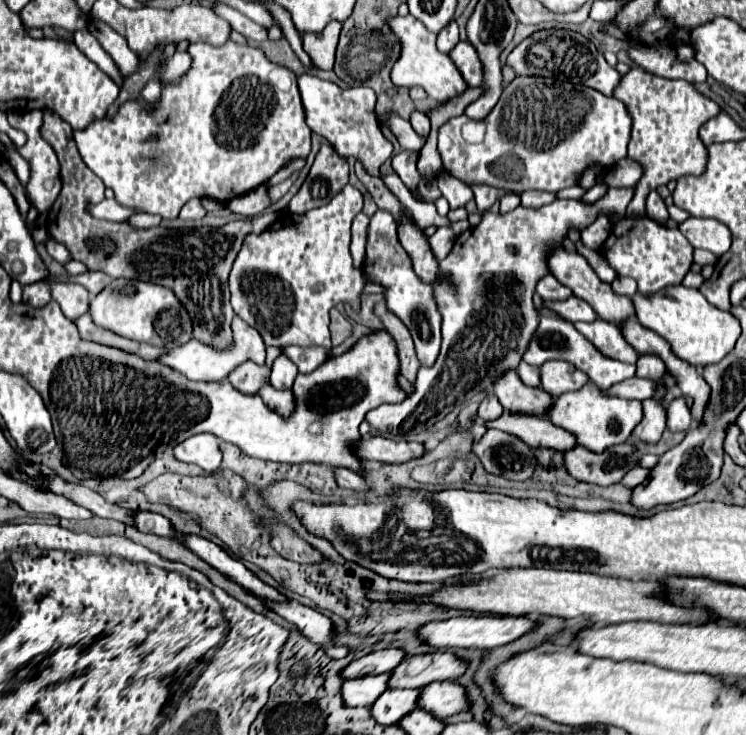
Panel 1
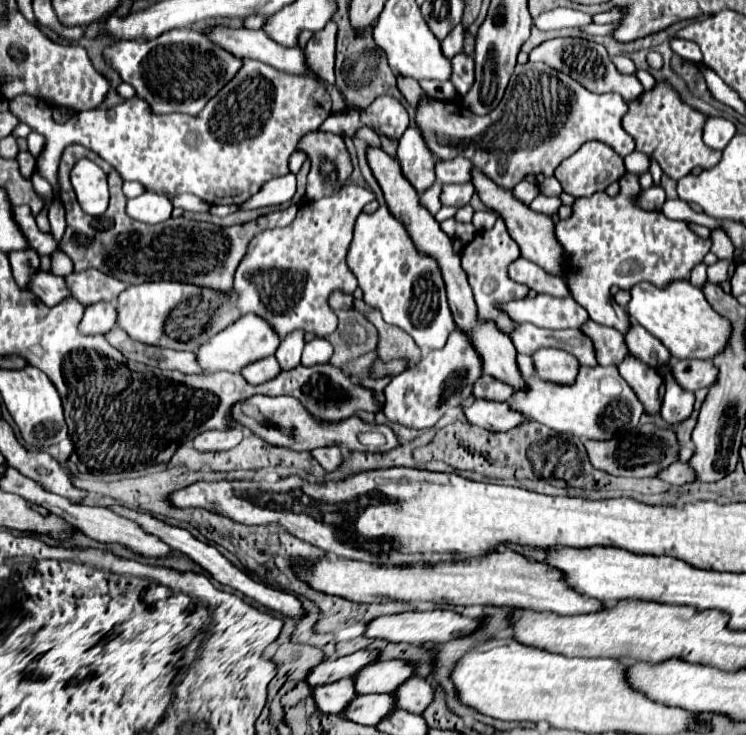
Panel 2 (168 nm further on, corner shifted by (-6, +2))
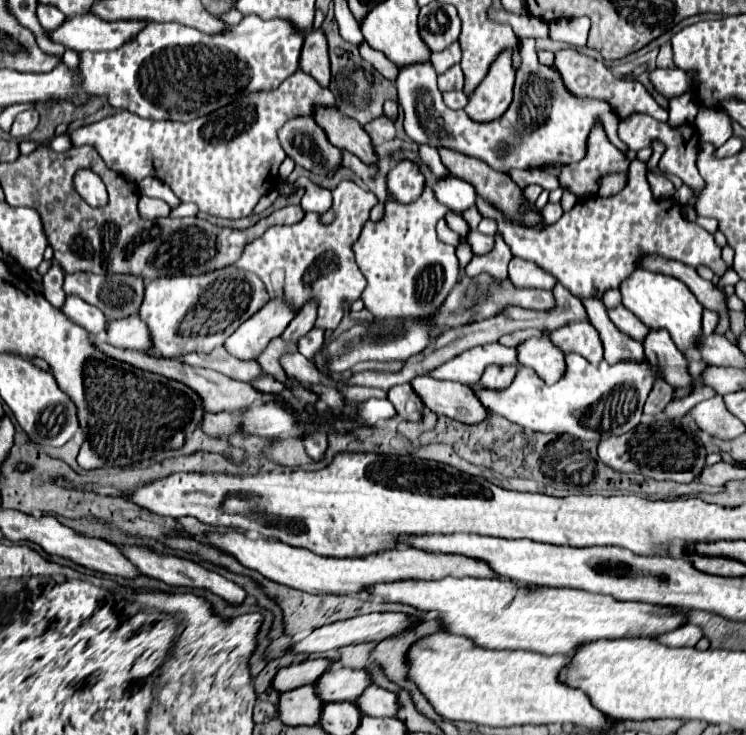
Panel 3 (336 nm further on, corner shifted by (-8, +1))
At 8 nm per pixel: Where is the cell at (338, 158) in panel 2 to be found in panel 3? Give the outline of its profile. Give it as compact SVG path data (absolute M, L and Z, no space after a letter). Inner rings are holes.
M312 116L288 120L288 126L282 126L278 138L284 152L312 174L332 178L342 168L342 150L328 142L328 136Z

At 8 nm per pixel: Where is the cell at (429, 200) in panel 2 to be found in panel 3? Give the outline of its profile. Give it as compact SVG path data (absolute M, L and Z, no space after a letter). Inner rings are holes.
M426 188L422 196L410 204L388 200L384 218L380 218L380 222L368 220L362 226L352 250L368 282L362 300L374 318L432 318L444 304L444 298L448 298L458 280L454 246L440 242L434 230L446 212L450 210L436 200L434 190Z

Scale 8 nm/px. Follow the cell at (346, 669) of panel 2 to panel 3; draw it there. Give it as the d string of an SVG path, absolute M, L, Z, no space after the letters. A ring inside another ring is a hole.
M316 658L316 660L306 660L302 664L292 664L276 674L272 686L280 692L300 688L316 682L316 678L320 678L320 674L324 674L324 670L328 668L332 668L332 660L328 658Z

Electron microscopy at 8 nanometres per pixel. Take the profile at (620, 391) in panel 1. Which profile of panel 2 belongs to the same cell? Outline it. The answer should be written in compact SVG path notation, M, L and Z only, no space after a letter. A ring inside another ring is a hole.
M690 359L690 361L678 361L674 363L674 379L682 385L682 389L710 389L718 381L718 369L714 367L712 361L700 361L700 359Z

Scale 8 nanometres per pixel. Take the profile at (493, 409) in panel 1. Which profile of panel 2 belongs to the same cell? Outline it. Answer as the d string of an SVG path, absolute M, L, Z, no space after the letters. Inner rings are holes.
M482 375L476 383L474 383L474 397L486 397L490 401L508 401L514 393L512 385L506 385L490 375Z

